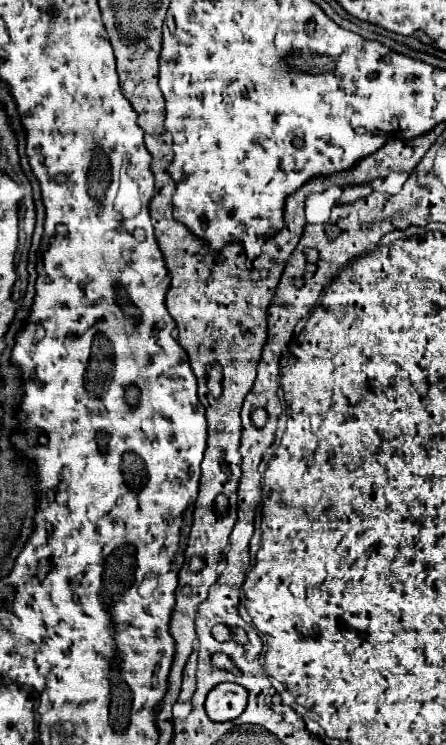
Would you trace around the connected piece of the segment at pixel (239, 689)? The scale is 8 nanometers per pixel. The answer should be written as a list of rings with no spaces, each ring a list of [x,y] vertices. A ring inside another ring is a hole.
[[[234,682],[218,684],[206,698],[206,714],[216,722],[236,720],[248,702],[248,690]]]

